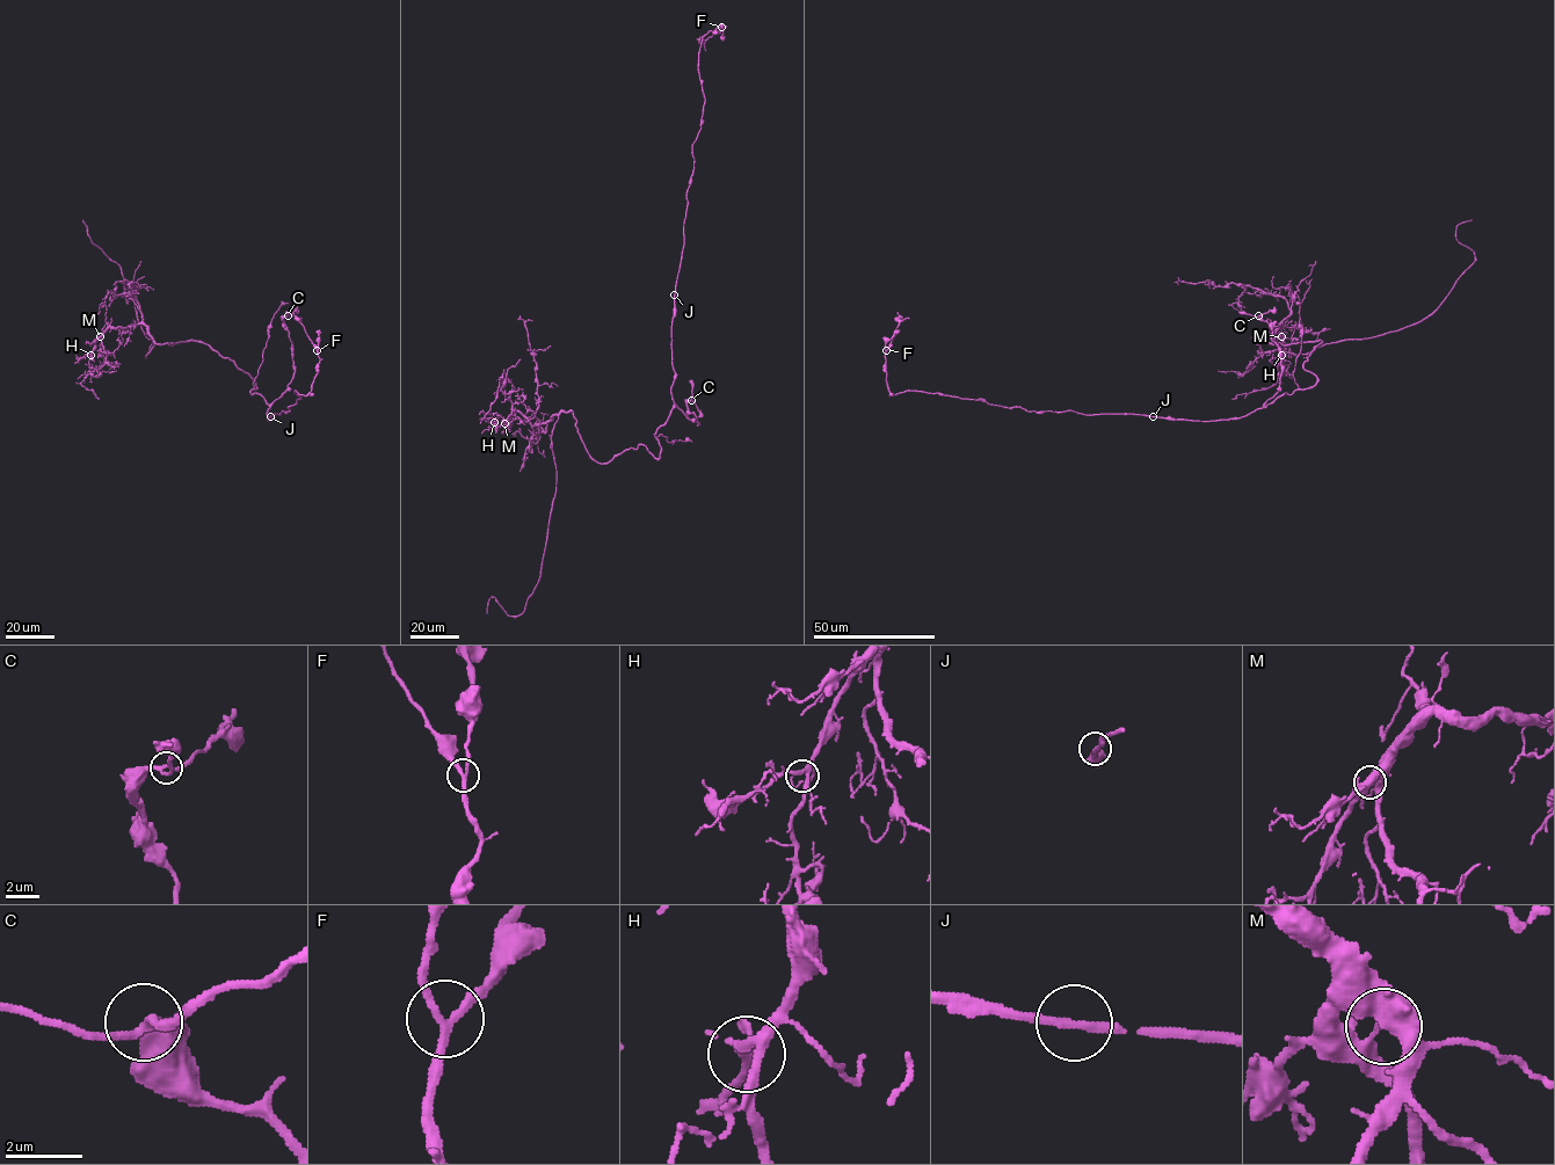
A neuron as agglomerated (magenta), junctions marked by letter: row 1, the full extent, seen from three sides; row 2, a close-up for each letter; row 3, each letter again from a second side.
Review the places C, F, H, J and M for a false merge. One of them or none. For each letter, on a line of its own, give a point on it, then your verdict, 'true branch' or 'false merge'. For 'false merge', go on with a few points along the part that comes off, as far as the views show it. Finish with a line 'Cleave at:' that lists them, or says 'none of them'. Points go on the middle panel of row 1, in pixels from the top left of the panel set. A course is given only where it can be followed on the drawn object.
C: at (691, 400); true branch
F: at (721, 27); true branch
H: at (494, 422); true branch
J: at (674, 295); true branch
M: at (504, 423); true branch
Cleave at: none of them

